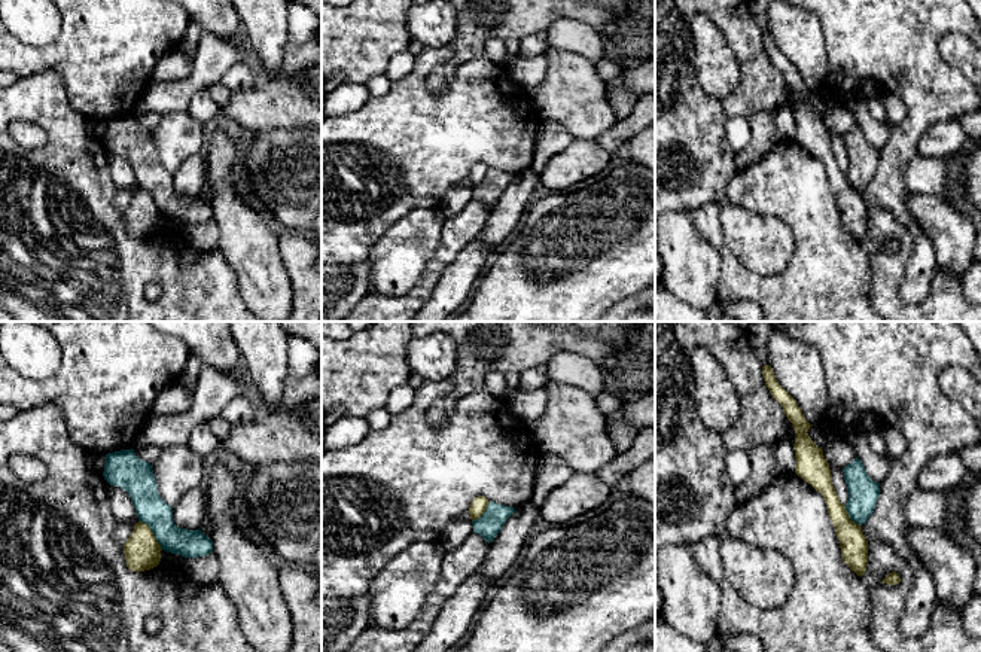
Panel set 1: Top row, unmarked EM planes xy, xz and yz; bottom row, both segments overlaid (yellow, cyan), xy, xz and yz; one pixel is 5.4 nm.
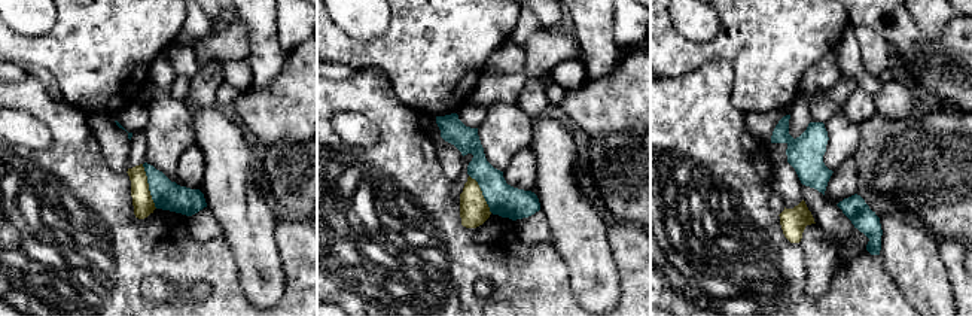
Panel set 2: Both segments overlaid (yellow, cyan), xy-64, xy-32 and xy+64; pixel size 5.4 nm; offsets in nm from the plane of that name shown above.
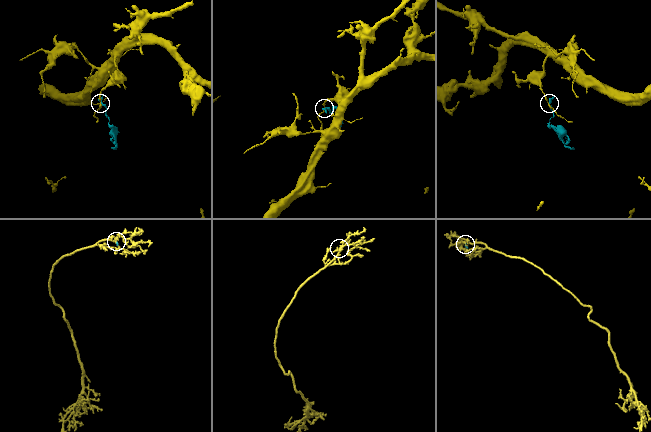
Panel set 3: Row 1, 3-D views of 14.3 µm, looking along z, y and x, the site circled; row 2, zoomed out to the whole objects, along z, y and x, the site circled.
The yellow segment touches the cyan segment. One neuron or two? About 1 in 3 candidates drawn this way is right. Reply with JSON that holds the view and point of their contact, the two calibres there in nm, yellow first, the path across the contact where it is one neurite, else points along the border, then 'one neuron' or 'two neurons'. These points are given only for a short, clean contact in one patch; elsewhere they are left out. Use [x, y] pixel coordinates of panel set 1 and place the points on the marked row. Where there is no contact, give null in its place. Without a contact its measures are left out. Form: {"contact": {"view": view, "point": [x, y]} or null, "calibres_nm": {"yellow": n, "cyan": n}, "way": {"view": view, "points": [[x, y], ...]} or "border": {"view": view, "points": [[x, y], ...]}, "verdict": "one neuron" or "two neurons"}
{"contact": {"view": "xy", "point": [152, 533]}, "calibres_nm": {"yellow": 190, "cyan": 160}, "border": {"view": "xy", "points": [[139, 520], [149, 527], [161, 550]]}, "verdict": "two neurons"}

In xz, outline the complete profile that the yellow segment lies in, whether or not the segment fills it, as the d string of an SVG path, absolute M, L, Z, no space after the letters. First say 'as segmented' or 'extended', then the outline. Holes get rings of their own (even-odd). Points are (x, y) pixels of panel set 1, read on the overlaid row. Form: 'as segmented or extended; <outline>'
as segmented; M478 496L472 500L470 503L470 508L469 508L469 515L470 515L470 520L475 521L478 520L479 517L482 517L482 514L485 512L487 506L488 506L488 499L484 497L484 496Z

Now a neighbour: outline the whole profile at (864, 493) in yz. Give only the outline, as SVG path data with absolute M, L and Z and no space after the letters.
M857 457L847 464L843 472L849 491L846 511L851 521L862 525L875 509L880 496L880 484L868 476Z

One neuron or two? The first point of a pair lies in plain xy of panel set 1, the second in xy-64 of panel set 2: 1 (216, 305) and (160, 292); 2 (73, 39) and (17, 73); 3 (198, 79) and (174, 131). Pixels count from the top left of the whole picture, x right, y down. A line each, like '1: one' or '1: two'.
1: two
2: two
3: two

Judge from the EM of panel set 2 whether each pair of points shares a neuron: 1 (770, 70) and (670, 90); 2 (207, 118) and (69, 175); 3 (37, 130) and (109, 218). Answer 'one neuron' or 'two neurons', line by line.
1: two neurons
2: two neurons
3: two neurons

